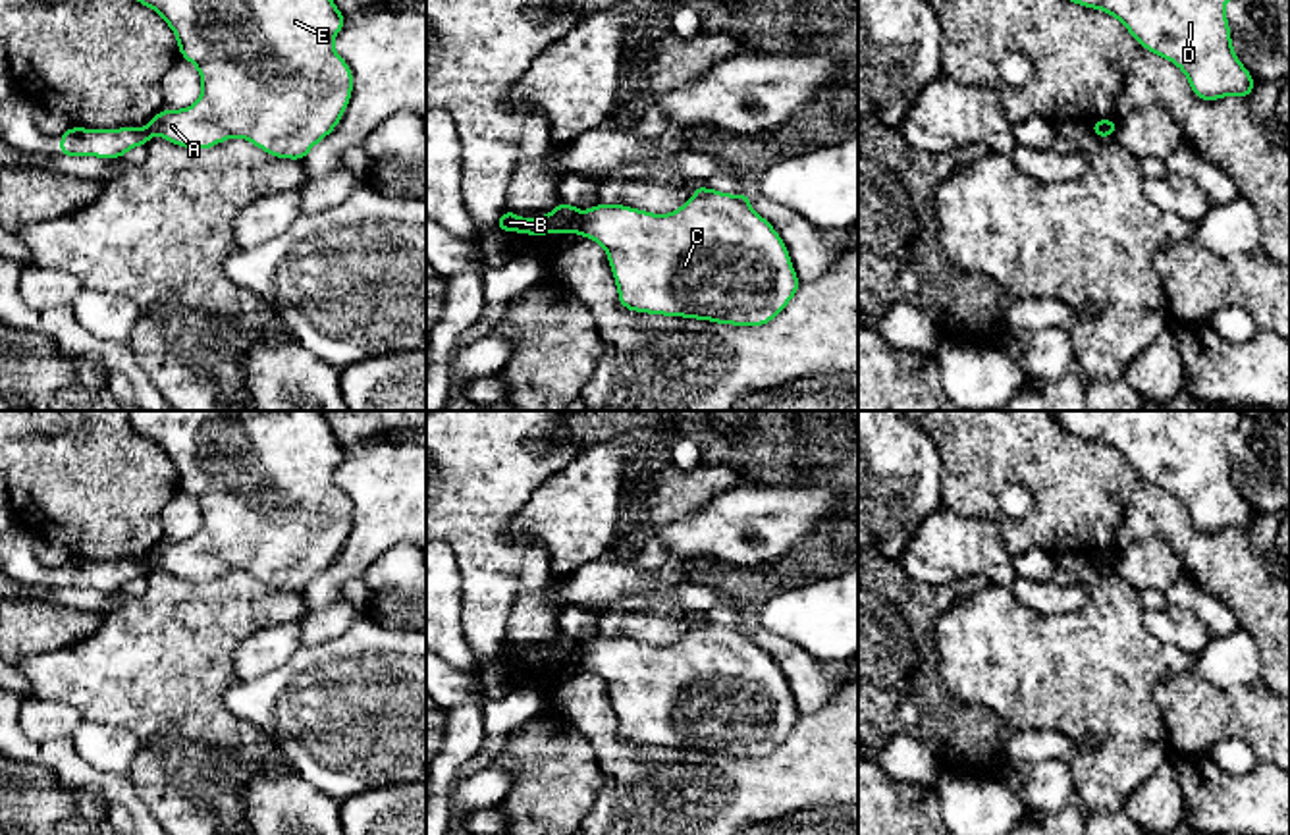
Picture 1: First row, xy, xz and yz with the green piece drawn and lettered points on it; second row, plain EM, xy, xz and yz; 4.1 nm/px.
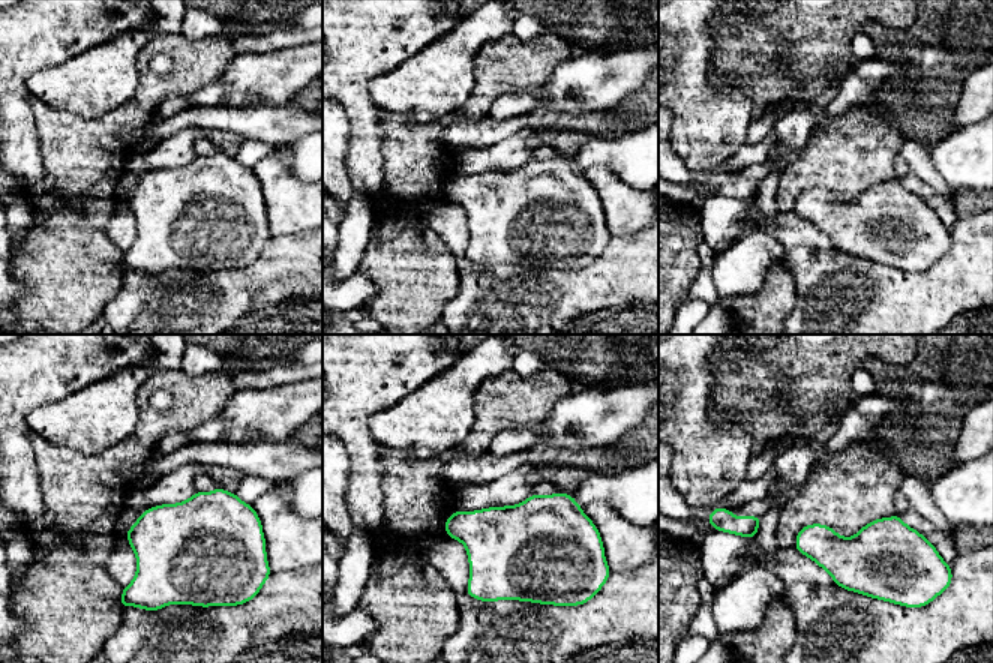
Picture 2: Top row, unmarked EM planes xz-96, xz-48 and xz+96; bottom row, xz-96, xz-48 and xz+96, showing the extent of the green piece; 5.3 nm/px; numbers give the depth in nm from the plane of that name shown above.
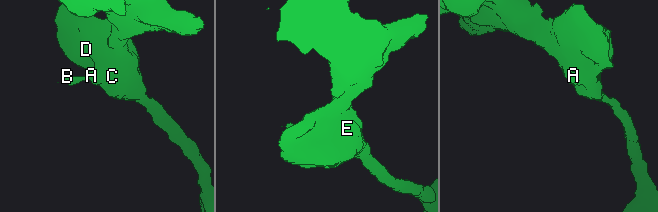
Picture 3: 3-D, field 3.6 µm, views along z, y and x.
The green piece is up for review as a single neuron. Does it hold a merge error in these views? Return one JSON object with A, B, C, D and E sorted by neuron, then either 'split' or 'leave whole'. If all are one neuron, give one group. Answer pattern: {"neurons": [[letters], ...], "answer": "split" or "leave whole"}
{"neurons": [["A", "C", "D", "E"], ["B"]], "answer": "split"}

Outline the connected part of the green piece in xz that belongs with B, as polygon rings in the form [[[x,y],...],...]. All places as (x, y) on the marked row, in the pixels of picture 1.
[[[561,201],[550,214],[534,218],[521,218],[505,208],[496,229],[540,237],[546,233],[580,233],[580,226],[582,210]]]

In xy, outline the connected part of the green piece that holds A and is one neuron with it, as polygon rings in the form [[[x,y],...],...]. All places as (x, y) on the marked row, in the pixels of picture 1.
[[[137,0],[162,15],[175,33],[179,56],[201,75],[202,93],[195,104],[181,110],[160,110],[148,123],[150,133],[193,150],[212,148],[231,137],[241,137],[270,156],[305,160],[314,145],[339,123],[351,94],[353,71],[336,52],[336,35],[345,15],[334,0]]]

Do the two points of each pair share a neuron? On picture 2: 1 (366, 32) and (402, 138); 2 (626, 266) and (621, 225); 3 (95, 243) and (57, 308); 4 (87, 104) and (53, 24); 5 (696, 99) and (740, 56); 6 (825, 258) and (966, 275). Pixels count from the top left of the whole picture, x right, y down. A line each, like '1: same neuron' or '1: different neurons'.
1: different neurons
2: different neurons
3: same neuron
4: different neurons
5: different neurons
6: same neuron

